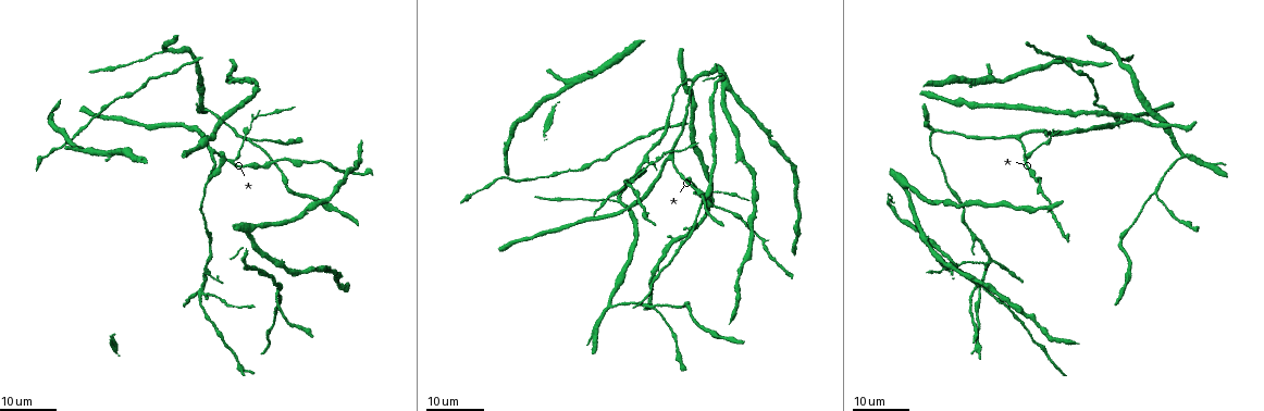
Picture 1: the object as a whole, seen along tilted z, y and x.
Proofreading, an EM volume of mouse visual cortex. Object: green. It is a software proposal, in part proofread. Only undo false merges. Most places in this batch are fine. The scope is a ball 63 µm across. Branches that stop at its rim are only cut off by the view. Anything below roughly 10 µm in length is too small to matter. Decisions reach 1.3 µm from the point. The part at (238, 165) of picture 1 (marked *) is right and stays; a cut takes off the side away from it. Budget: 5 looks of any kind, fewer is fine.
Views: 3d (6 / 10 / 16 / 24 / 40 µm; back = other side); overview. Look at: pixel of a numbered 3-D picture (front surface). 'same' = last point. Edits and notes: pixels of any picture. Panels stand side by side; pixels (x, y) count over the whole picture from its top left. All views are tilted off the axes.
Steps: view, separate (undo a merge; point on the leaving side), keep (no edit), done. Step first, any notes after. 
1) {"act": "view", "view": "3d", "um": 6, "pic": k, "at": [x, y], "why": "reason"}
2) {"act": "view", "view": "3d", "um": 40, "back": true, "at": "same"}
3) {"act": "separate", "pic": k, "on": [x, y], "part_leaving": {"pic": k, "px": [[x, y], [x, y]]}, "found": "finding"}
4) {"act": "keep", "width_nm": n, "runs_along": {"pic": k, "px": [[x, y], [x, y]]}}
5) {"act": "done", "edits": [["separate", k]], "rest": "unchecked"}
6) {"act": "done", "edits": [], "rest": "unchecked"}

{"act": "view", "view": "3d", "um": 24, "pic": 1, "at": [236, 158], "why": "arms part here"}

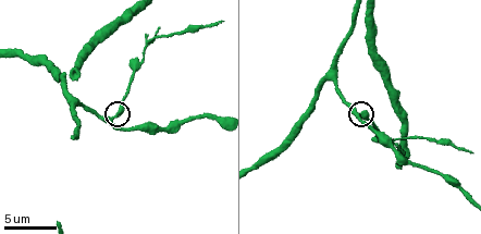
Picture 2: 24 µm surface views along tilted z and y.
{"act": "view", "view": "3d", "um": 6, "pic": 2, "at": [112, 116]}

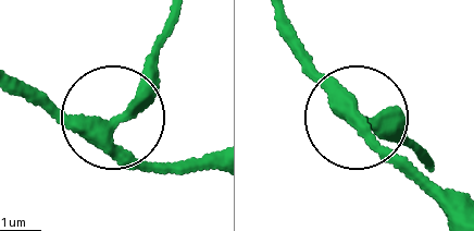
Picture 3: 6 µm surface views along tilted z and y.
{"act": "keep", "runs_along": {"pic": 3, "px": [[144, 161], [113, 128], [169, 34]]}, "found": "one neuron here"}

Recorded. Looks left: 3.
{"act": "view", "view": "3d", "um": 16, "pic": 1, "at": [114, 102]}

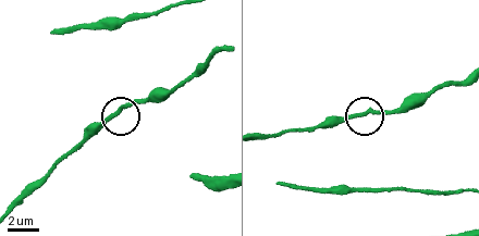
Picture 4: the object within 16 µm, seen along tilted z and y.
{"act": "view", "view": "3d", "um": 6, "pic": 4, "at": [364, 111], "why": "closer look"}

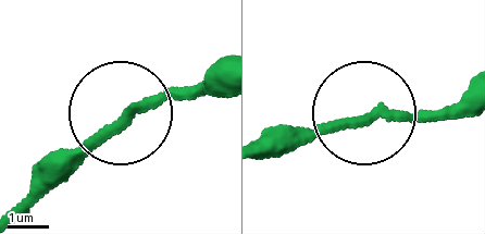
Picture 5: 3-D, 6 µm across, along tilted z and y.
{"act": "keep", "side_arm_um": 24, "found": "one neuron here"}

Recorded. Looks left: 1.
{"act": "done", "edits": [], "rest": "unchecked"}

